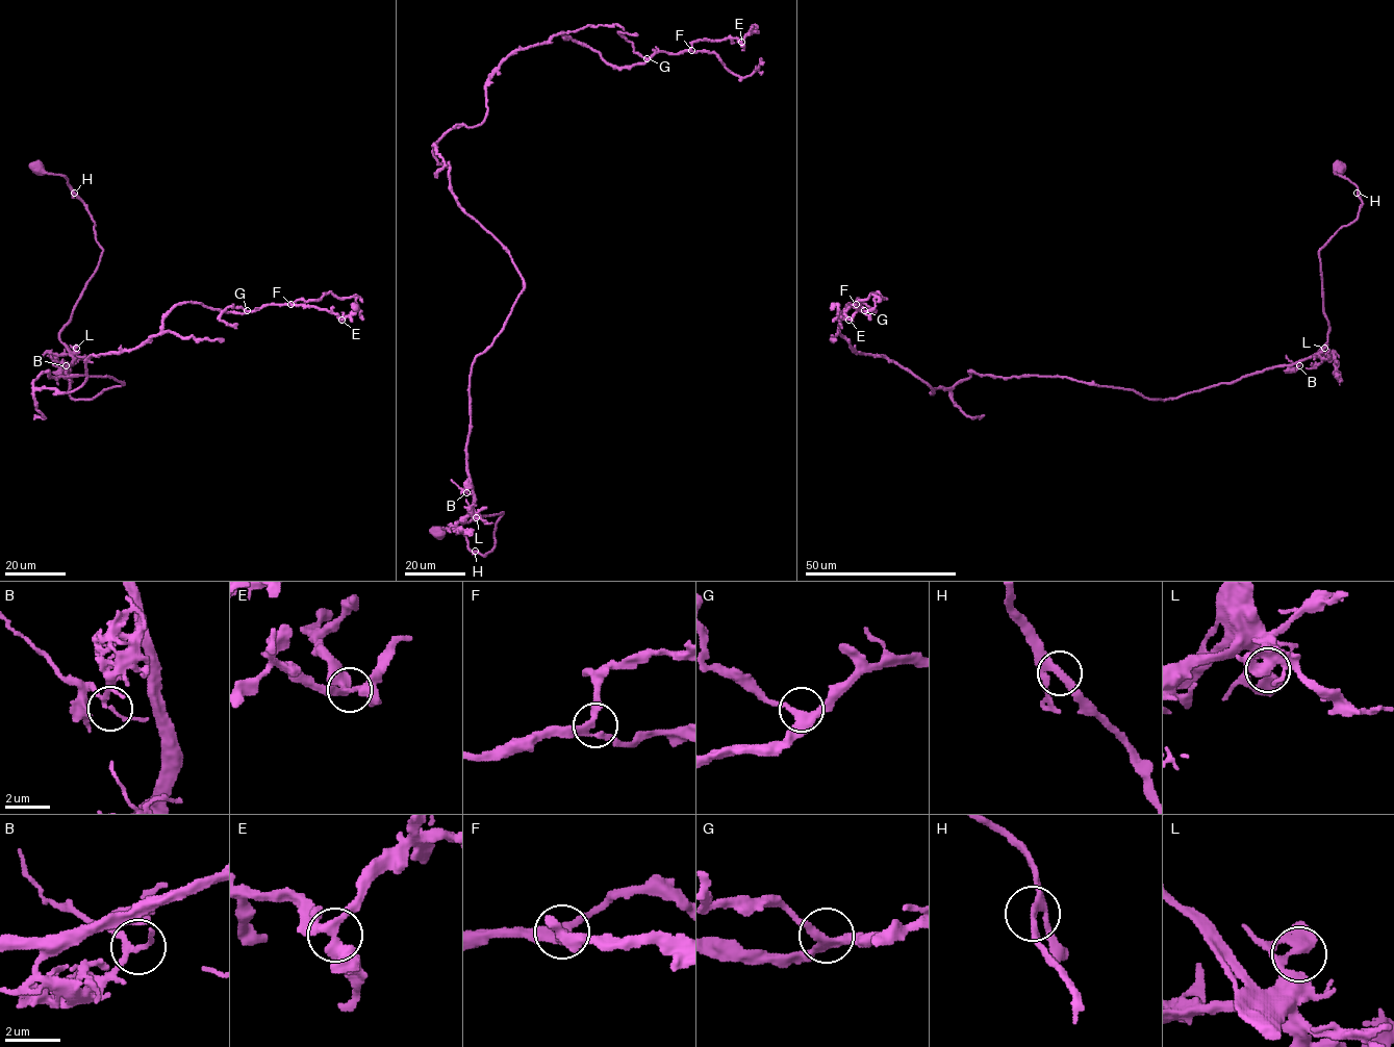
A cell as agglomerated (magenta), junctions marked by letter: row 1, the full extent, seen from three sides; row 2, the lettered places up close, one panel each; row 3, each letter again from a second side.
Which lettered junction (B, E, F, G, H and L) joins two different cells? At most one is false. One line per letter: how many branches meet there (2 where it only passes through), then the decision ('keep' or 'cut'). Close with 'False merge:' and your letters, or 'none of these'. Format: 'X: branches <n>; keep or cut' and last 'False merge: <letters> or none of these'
B: branches 3; keep
E: branches 3; keep
F: branches 3; keep
G: branches 3; keep
H: branches 3; keep
L: branches 3; keep
False merge: none of these

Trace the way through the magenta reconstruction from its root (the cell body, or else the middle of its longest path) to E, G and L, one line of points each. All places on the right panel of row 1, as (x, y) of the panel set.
E: (1339, 168), (1327, 341), (1289, 365), (932, 392), (848, 320)
G: (1339, 168), (1327, 341), (1289, 365), (932, 392), (851, 348), (864, 310)
L: (1339, 168), (1335, 173), (1357, 187), (1362, 205), (1319, 251), (1329, 327), (1324, 348)

